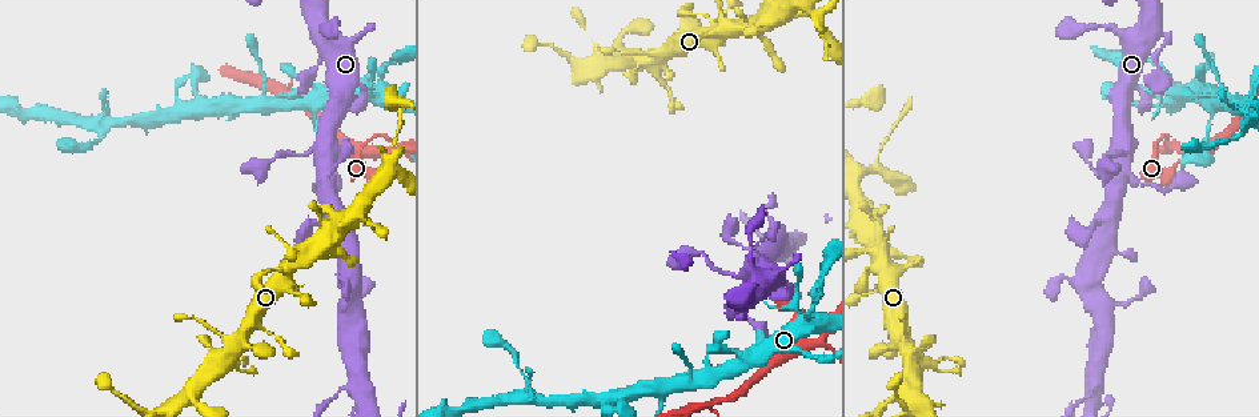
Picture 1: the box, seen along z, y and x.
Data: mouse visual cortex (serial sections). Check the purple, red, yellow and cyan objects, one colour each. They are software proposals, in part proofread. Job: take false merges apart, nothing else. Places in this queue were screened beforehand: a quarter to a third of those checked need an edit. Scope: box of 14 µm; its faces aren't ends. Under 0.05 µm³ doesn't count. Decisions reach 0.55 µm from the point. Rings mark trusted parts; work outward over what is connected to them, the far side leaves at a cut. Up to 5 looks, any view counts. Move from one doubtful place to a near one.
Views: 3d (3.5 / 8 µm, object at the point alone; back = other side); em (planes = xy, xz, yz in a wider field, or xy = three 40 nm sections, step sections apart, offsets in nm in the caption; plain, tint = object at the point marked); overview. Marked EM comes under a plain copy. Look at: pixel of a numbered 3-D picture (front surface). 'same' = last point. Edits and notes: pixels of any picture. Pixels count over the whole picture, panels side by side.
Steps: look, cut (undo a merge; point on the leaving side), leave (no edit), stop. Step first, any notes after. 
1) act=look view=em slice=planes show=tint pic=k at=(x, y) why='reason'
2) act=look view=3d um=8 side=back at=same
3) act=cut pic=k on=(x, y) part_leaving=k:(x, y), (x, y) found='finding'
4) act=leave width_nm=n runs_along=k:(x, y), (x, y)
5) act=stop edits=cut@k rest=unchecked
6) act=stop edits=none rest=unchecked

act=look view=3d um=8 pic=1 at=(819, 338) why='three arms meet'

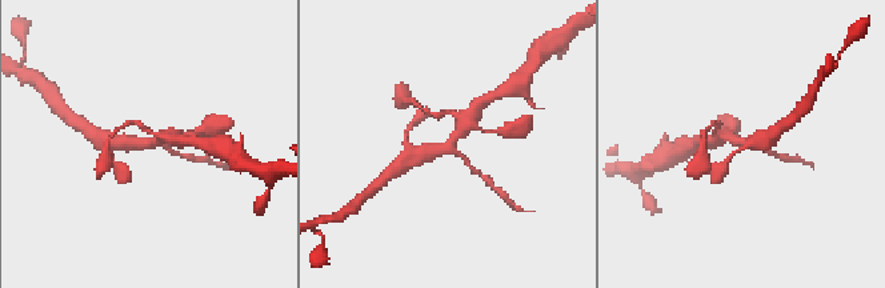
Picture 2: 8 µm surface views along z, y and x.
act=look view=3d um=3.5 pic=2 at=(149, 142) why='zoom in'

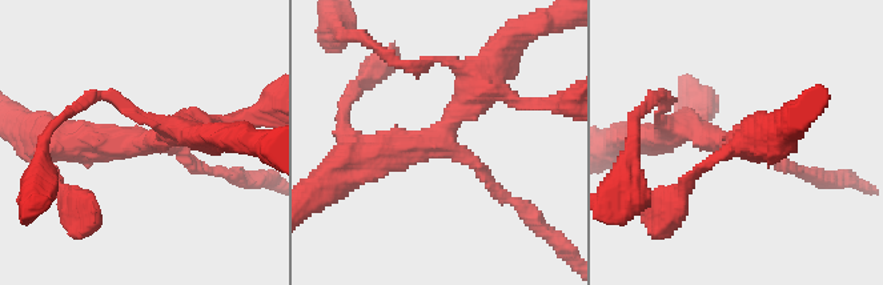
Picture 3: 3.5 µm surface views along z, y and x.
act=cut pic=3 on=(490, 183) part_leaving=3:(457, 153), (490, 180), (498, 197) found='two cells meet here'

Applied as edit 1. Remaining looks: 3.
act=look view=3d um=3.5 pic=1 at=(731, 352)

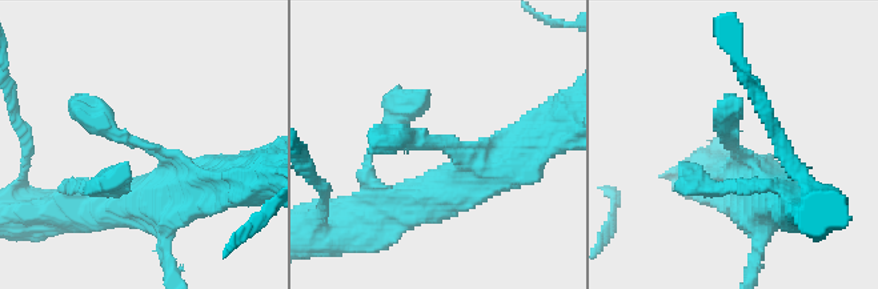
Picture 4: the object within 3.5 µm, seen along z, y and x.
act=look view=em slice=xy step=3 show=tint pic=4 at=(132, 140) why='now the EM'

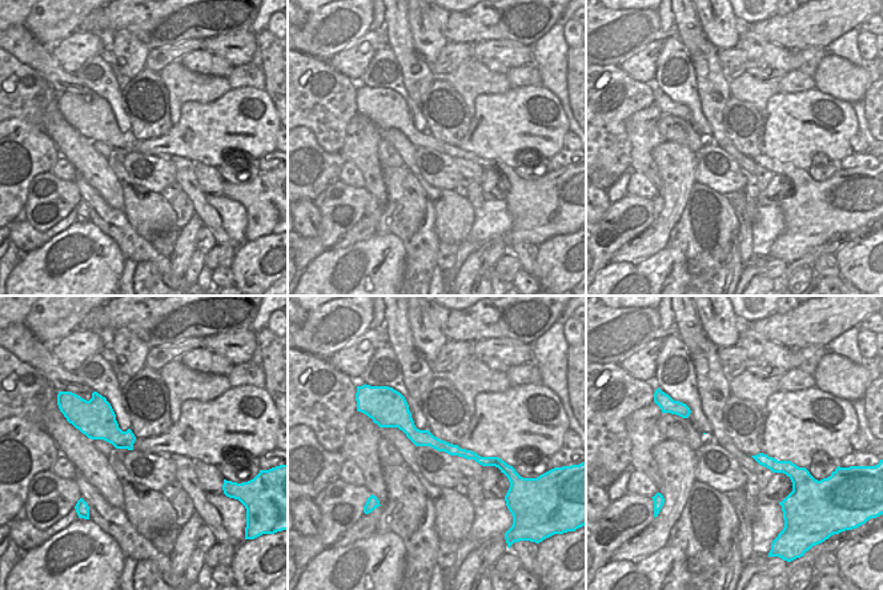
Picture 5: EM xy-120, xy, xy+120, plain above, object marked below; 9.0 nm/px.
act=look view=em slice=planes show=tint at=same why='cut it another way'

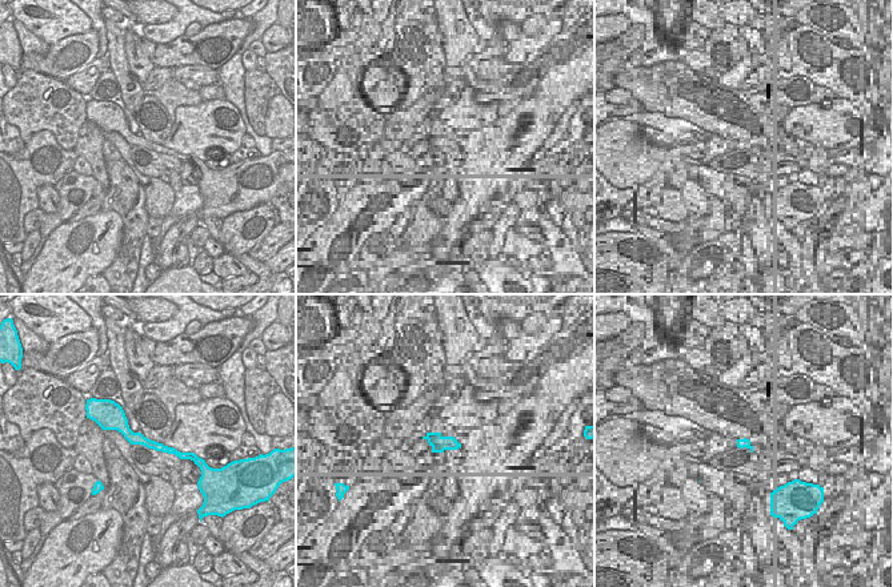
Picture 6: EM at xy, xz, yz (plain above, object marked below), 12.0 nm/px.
act=leave runs_along=6:(113, 418), (133, 438), (187, 455) found='all the same cell'

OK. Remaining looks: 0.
act=stop edits=cut@3 rest=unchecked

